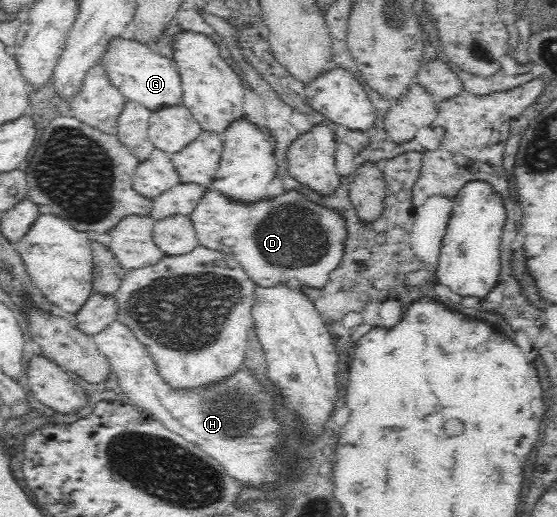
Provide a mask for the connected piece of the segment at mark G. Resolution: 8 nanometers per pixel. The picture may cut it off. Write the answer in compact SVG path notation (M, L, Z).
M118 36L107 41L105 52L102 60L106 60L104 68L111 84L118 88L126 100L136 101L150 111L181 104L181 80L176 70L177 65L172 64L172 60L150 52L144 43Z

